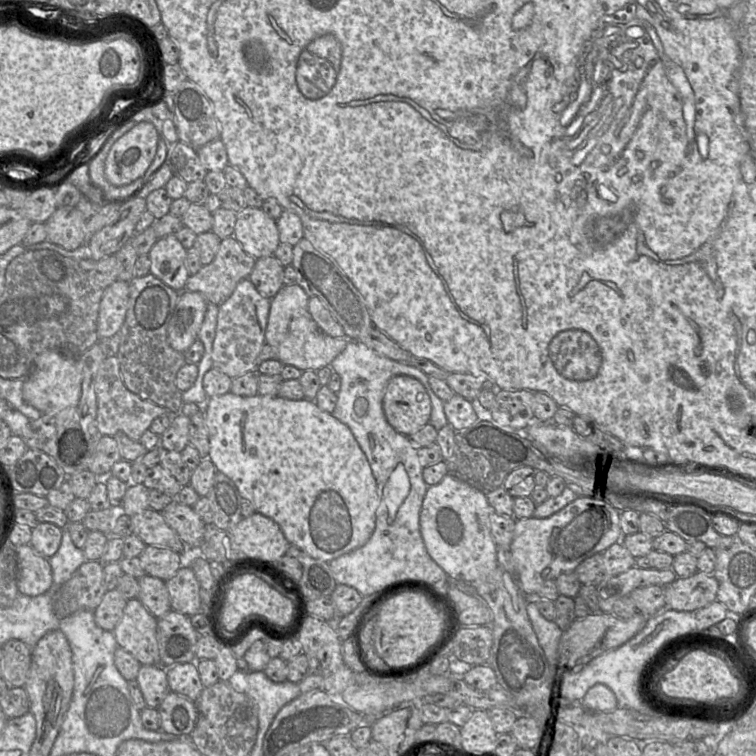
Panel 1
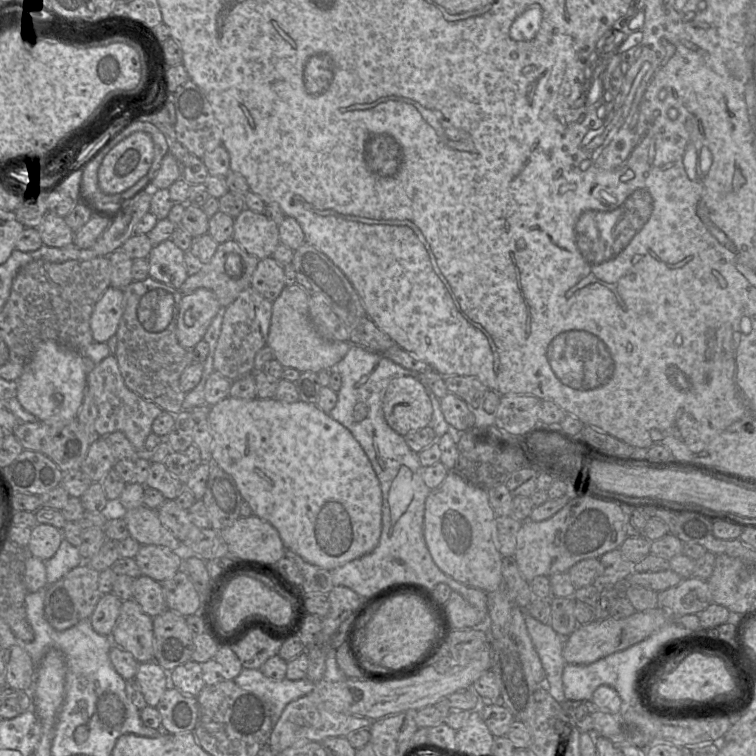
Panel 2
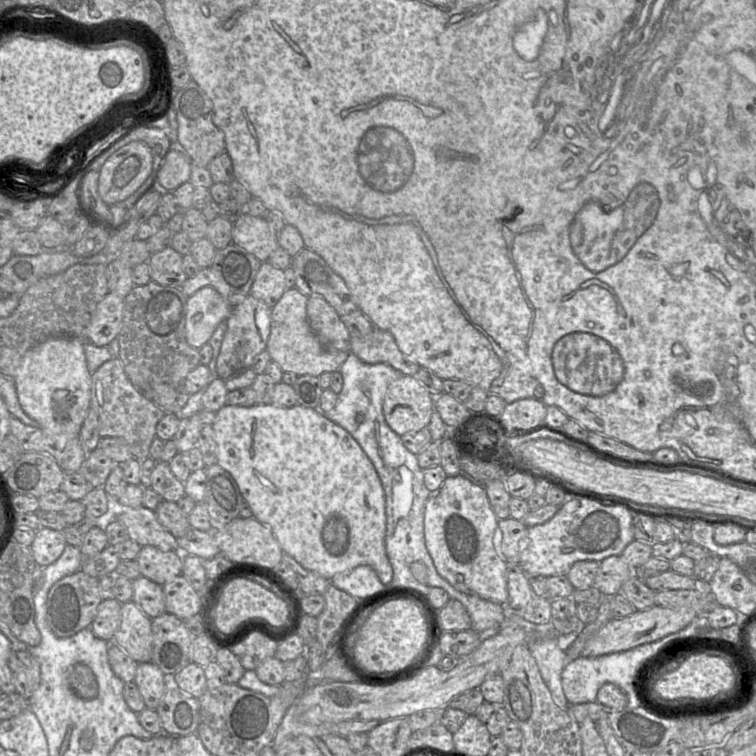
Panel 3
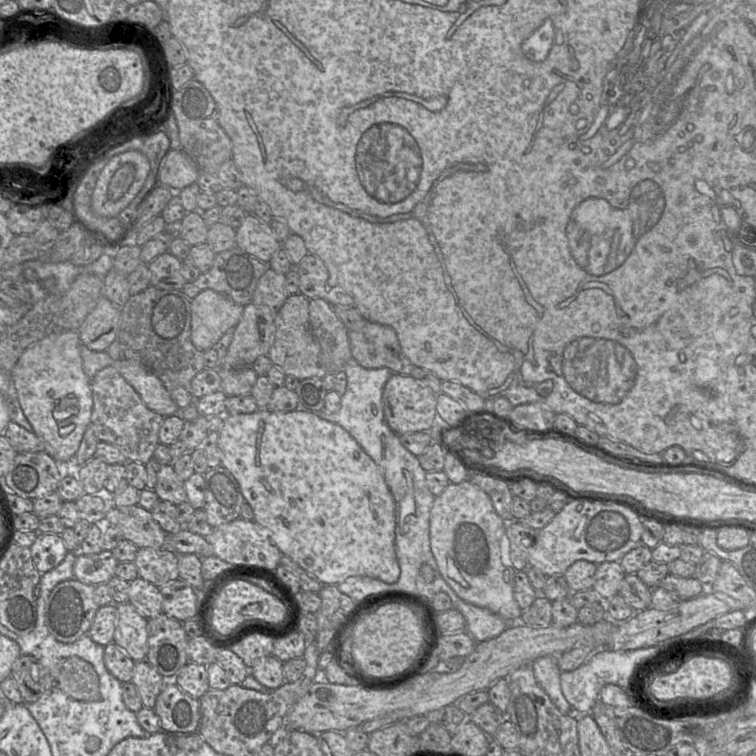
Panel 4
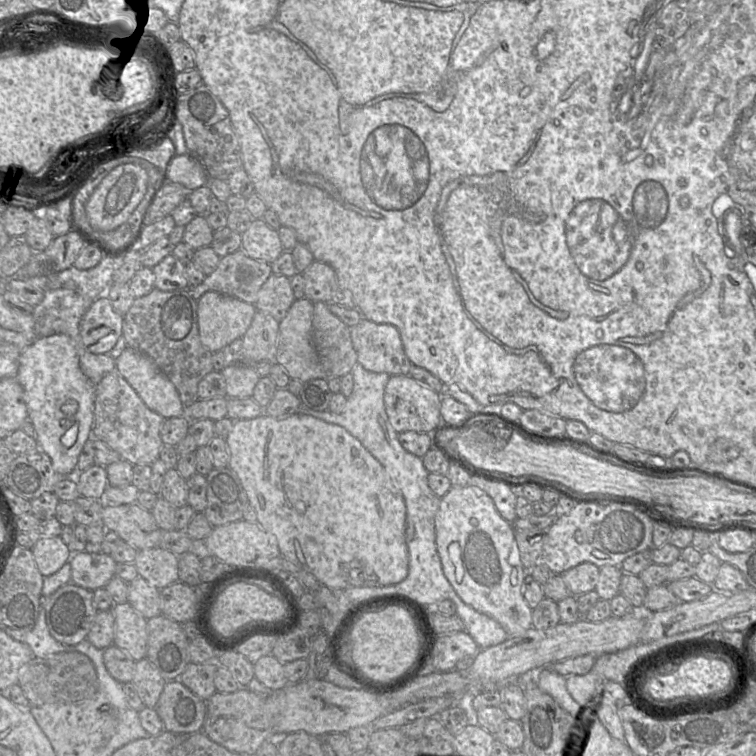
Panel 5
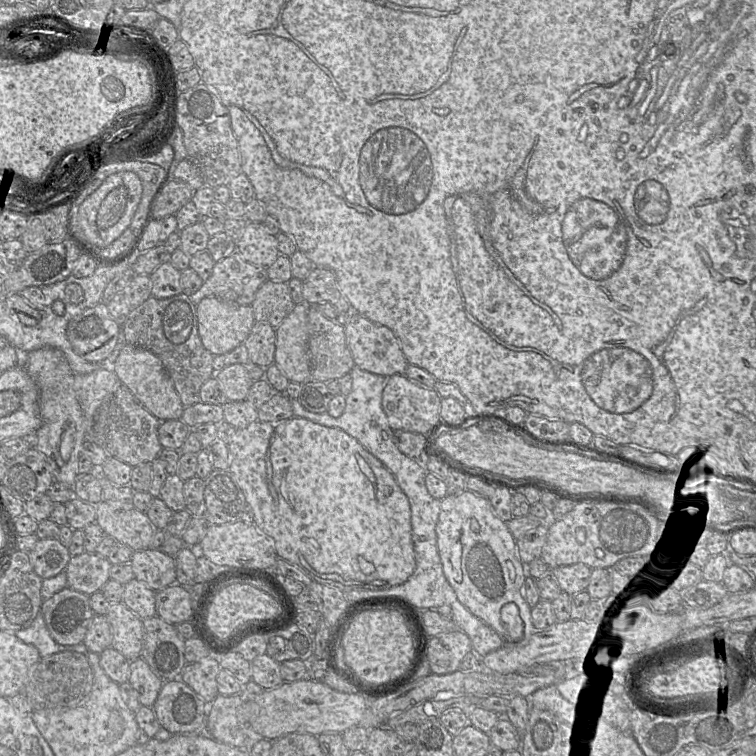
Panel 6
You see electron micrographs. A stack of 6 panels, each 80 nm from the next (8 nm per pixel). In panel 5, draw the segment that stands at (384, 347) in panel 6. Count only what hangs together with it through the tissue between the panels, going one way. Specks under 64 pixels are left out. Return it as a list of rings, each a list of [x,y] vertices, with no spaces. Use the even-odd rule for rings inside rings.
[[[363,318],[351,327],[357,361],[366,370],[388,375],[407,375],[413,364],[407,357],[398,329]]]

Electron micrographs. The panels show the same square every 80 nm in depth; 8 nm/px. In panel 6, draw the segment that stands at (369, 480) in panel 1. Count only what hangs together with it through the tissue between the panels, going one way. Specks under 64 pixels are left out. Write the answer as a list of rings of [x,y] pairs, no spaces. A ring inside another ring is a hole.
[[[292,417],[278,422],[257,420],[243,429],[237,429],[228,448],[230,451],[229,470],[234,474],[242,489],[246,503],[253,509],[256,527],[273,540],[279,559],[284,559],[299,567],[313,581],[338,588],[341,591],[386,590],[405,583],[414,573],[416,561],[412,541],[411,507],[408,497],[390,470],[345,431],[335,427],[326,427],[300,417]]]

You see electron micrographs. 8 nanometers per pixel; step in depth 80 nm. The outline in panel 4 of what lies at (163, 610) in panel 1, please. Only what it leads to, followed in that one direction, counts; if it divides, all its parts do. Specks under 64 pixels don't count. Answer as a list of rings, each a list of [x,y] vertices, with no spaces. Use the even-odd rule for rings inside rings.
[[[141,577],[130,582],[129,603],[147,619],[163,613],[163,596],[160,588]]]

